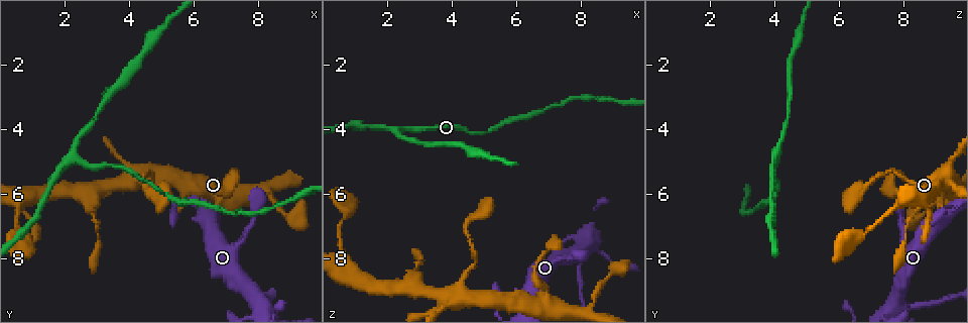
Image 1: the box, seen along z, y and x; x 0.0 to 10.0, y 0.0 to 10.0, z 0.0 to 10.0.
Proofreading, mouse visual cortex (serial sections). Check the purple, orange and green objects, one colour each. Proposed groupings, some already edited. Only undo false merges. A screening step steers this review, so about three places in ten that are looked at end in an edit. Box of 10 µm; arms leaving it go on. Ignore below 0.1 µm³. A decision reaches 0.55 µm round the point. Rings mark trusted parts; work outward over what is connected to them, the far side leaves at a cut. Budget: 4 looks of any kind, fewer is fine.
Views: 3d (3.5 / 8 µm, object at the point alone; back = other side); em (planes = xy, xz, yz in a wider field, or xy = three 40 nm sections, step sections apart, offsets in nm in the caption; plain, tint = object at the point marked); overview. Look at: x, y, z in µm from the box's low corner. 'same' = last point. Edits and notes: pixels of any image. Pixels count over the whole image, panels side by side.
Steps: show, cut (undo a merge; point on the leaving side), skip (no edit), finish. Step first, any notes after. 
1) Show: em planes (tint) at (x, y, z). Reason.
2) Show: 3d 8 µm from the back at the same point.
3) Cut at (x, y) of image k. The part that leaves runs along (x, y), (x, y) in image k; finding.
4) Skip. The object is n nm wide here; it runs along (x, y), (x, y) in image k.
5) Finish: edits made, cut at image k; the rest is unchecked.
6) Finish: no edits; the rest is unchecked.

Show: 3d 3.5 µm from the back at (8.40, 6.00, 9.45). Thick turns thin.

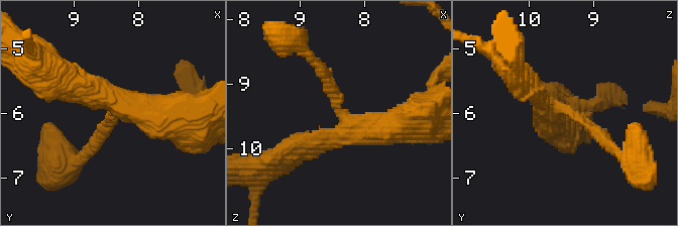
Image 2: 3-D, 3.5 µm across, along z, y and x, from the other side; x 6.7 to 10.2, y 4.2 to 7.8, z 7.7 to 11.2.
Show: em xy step 3 (tint) at (8.45, 6.00, 9.40). 3 arms meet here; the arms are 200, 350, 500 nm wide; now the EM.

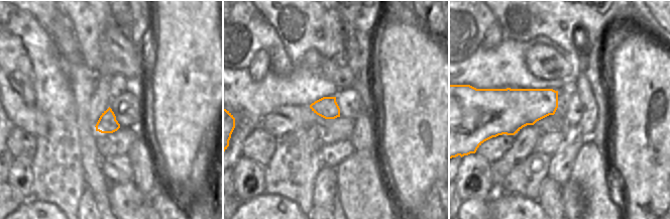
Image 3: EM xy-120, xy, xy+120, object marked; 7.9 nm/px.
Skip. It runs along (392, 126), (355, 129), (315, 62) in image 2; one cell here.

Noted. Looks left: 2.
Show: 3d 8 µm at (8.00, 9.40, 7.80).

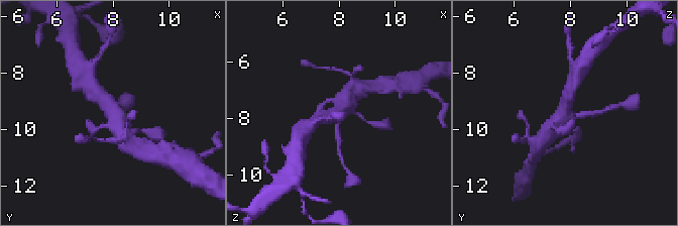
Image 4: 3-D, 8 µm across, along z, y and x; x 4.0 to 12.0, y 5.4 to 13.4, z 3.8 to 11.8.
Show: em xy step 5 (tint) at the same point. 4 arms meet here; the arms are 150, 200, 450, 500 nm wide.

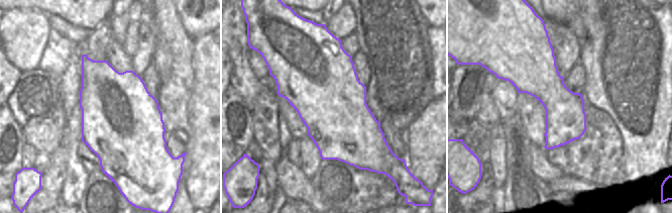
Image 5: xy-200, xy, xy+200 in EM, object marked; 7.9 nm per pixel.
Skip. It runs along (571, 89), (568, 115), (594, 113) in image 4; all the same cell.

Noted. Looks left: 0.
Finish: no edits; the rest is unchecked.

